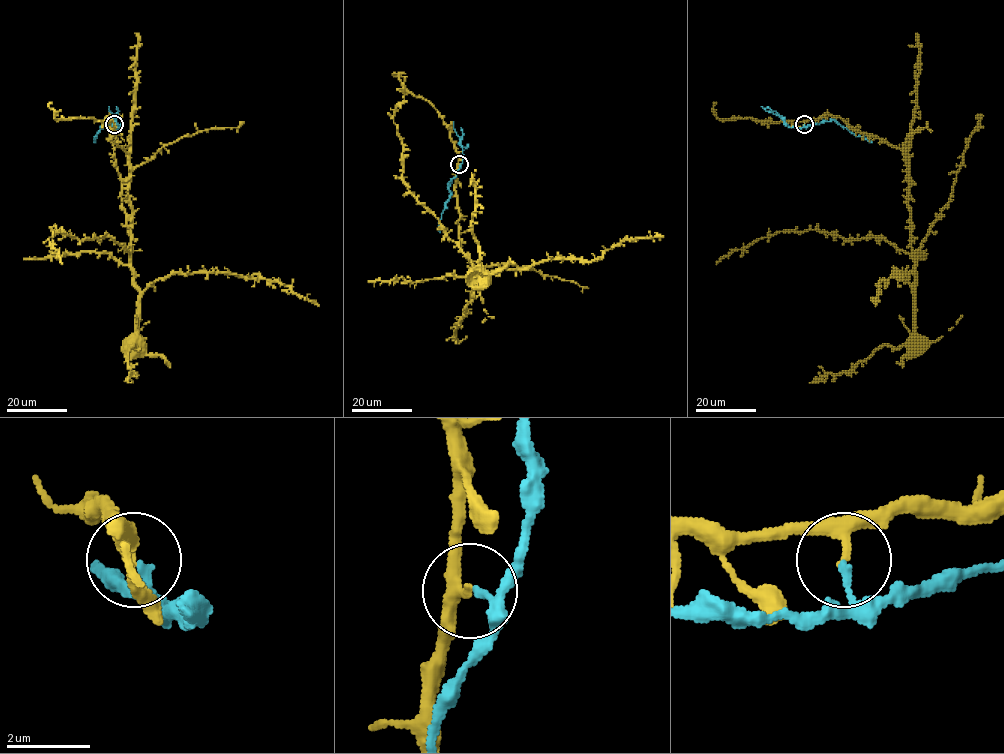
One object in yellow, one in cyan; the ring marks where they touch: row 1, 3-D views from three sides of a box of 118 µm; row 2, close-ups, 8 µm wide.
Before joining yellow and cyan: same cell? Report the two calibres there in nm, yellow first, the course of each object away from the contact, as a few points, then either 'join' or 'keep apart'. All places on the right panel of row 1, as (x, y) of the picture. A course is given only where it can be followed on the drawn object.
190/160 nm | yellow via (804, 123), (825, 114), (838, 116), (854, 129), (884, 140), (907, 156), (914, 270), (912, 345) | cyan via (804, 123), (808, 126), (835, 120), (857, 136), (872, 141) | keep apart

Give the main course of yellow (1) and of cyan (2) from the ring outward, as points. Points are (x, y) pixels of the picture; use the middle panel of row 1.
1: (459, 165), (455, 186), (460, 214), (459, 245), (476, 270), (475, 275), (482, 275), (484, 270), (480, 273)
2: (459, 165), (460, 168), (449, 183), (451, 195), (441, 214), (440, 232)

